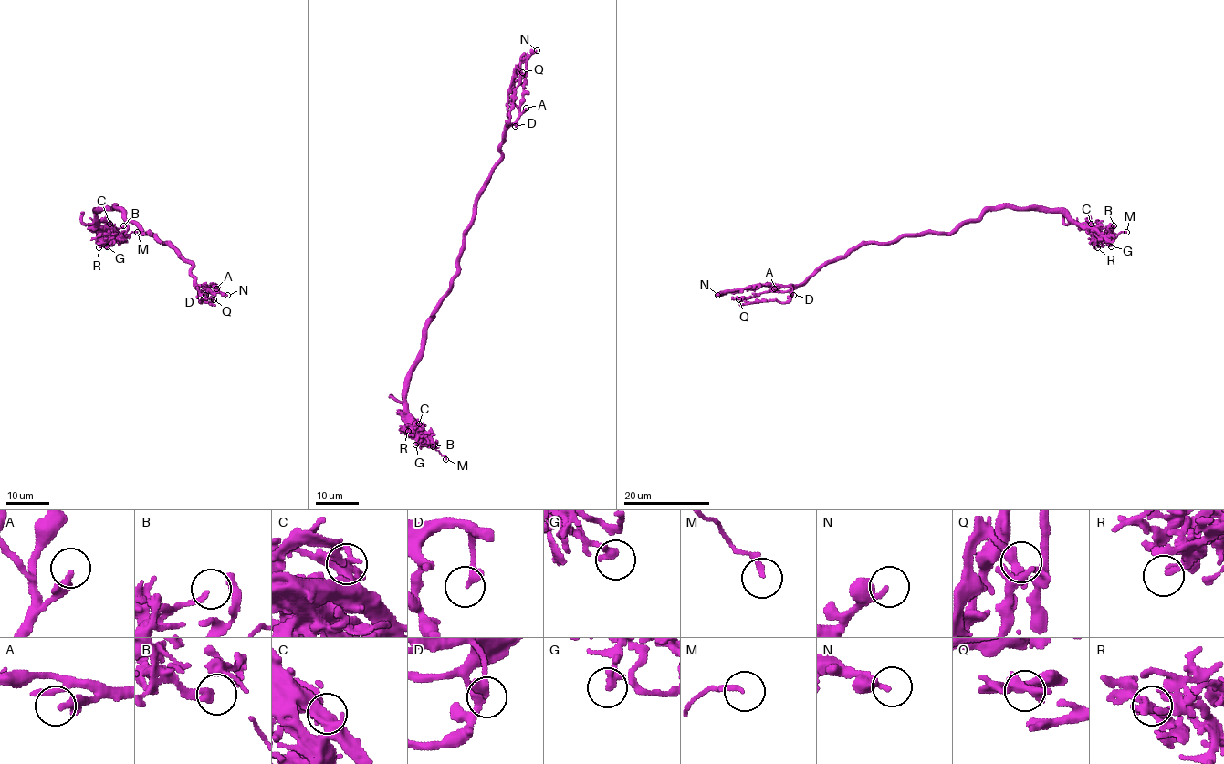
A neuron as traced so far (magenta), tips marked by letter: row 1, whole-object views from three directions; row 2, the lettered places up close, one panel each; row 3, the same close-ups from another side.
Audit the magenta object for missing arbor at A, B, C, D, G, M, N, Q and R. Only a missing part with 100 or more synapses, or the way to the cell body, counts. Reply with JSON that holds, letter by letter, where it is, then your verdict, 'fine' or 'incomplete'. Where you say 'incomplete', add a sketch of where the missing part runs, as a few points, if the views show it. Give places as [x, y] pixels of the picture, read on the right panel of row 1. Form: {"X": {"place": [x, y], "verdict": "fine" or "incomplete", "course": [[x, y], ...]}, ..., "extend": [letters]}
{"A": {"place": [774, 288], "verdict": "fine"}, "B": {"place": [1114, 225], "verdict": "fine"}, "C": {"place": [1091, 224], "verdict": "fine"}, "D": {"place": [793, 295], "verdict": "fine"}, "G": {"place": [1111, 246], "verdict": "fine"}, "M": {"place": [1126, 232], "verdict": "fine"}, "N": {"place": [717, 295], "verdict": "fine"}, "Q": {"place": [738, 299], "verdict": "fine"}, "R": {"place": [1097, 247], "verdict": "fine"}, "extend": []}

